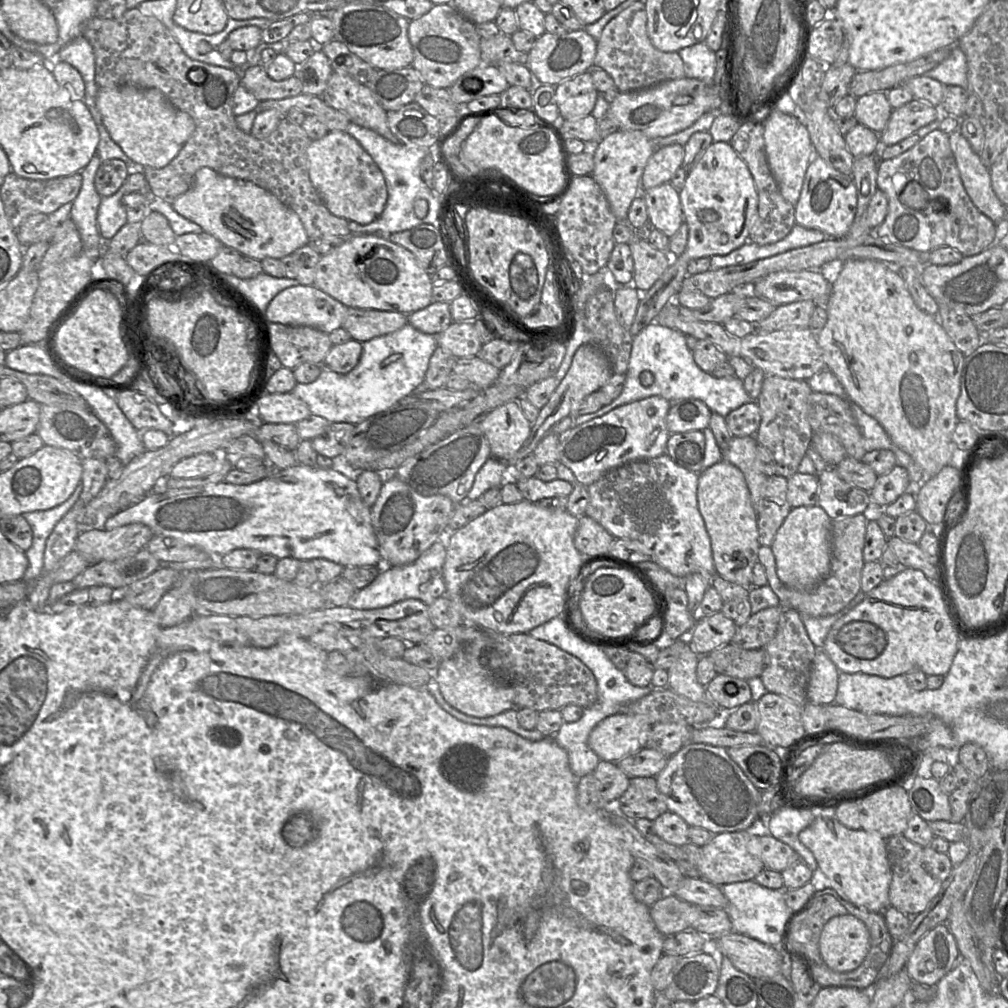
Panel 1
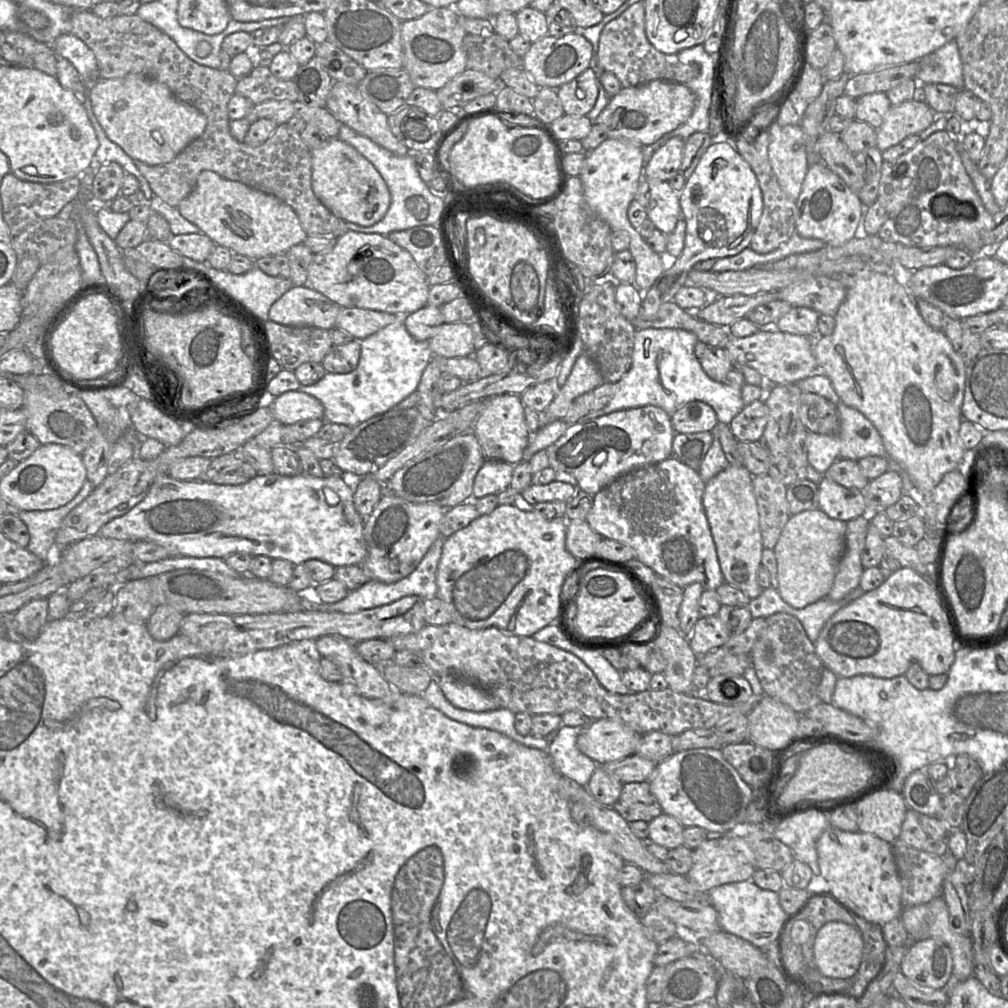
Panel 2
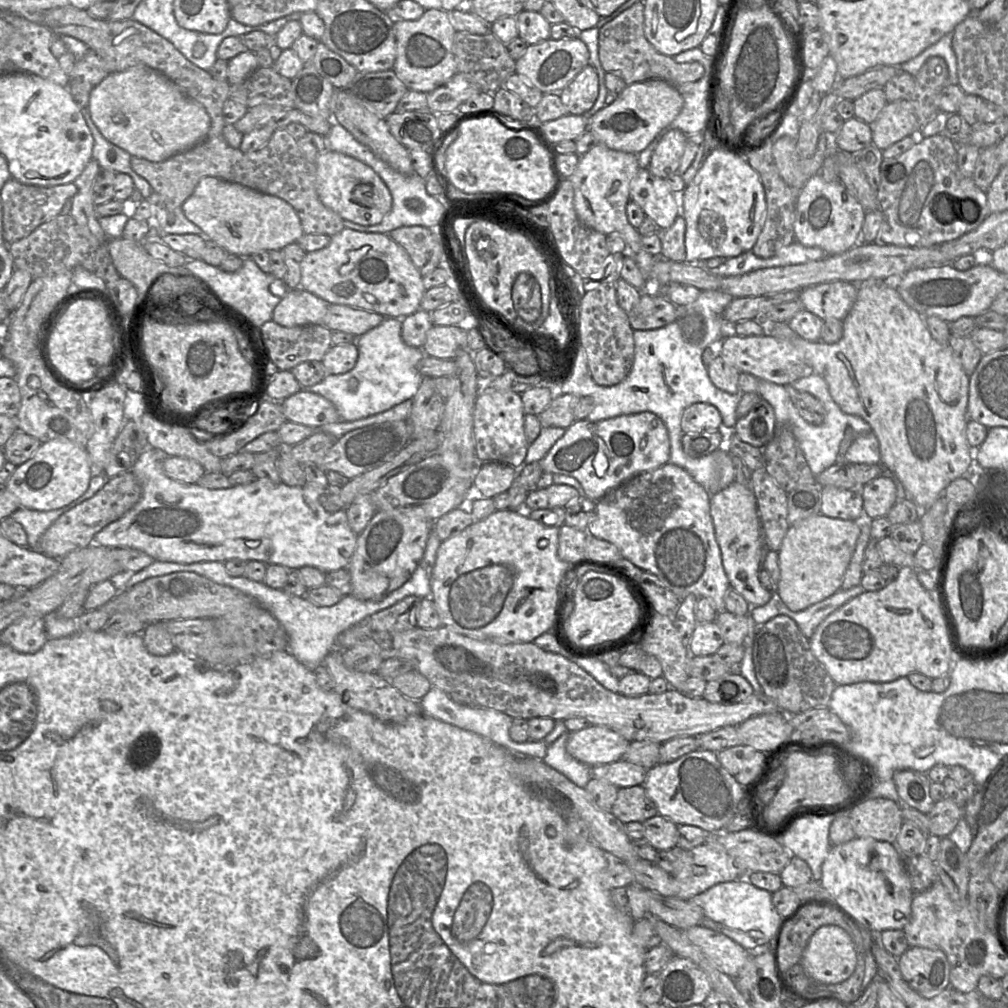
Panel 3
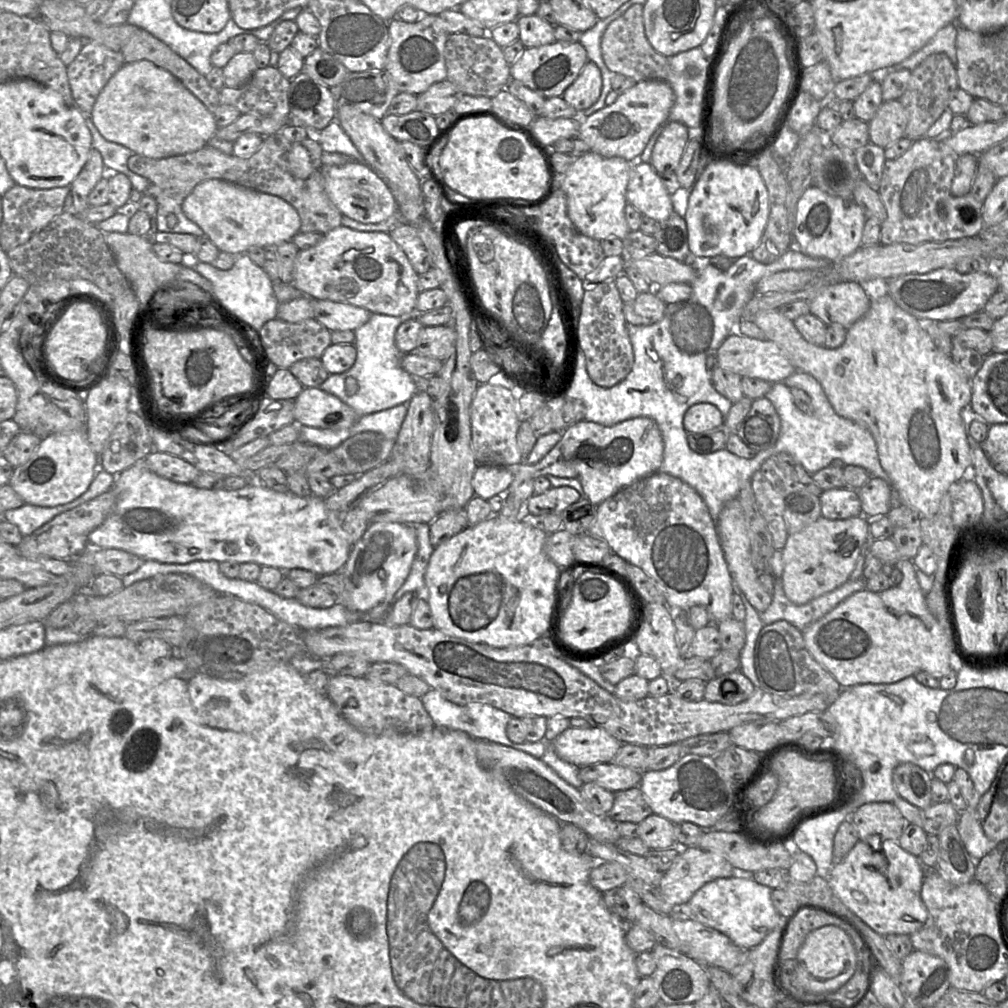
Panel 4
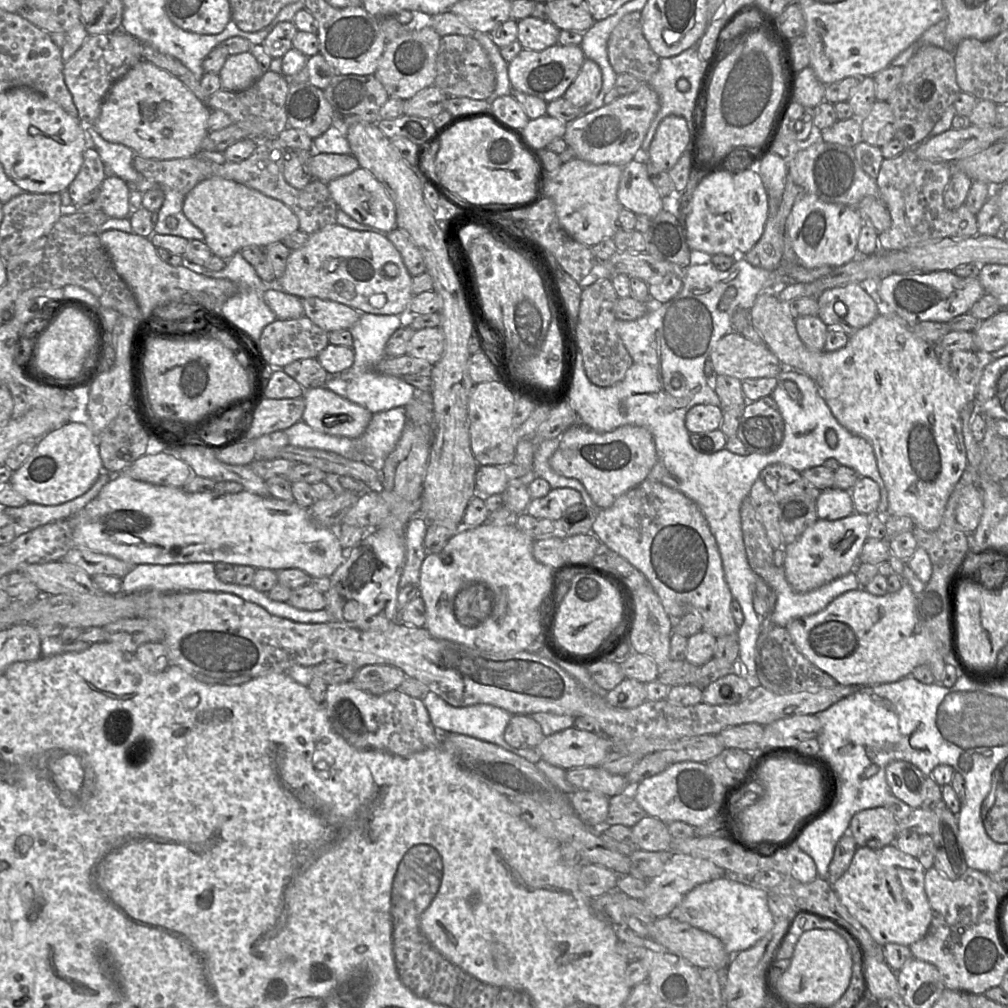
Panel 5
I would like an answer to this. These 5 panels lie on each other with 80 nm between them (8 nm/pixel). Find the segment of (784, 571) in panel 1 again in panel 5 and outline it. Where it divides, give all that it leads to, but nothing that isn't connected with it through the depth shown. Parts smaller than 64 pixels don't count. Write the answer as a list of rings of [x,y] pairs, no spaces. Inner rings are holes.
[[[854,512],[842,519],[819,519],[794,542],[784,545],[785,576],[797,593],[815,590],[854,571],[863,545],[868,540],[871,516]]]

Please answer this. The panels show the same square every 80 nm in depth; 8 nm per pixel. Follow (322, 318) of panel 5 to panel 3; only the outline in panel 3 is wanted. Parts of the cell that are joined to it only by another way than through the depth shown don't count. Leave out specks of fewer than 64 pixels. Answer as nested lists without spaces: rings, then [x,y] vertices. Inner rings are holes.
[[[330,304],[323,325],[331,331],[342,331],[359,337],[378,326],[386,317],[359,307]]]

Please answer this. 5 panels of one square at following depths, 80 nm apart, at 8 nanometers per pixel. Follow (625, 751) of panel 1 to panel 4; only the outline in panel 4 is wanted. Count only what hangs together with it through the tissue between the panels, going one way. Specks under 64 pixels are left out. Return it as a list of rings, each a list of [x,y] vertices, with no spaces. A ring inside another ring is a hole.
[[[592,726],[587,729],[567,728],[551,743],[556,755],[578,768],[597,763],[610,763],[622,746],[604,729]]]

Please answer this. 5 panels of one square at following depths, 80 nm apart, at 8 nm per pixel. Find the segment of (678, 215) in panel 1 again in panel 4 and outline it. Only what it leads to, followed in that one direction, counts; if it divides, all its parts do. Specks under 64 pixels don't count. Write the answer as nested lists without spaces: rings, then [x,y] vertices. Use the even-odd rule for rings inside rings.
[[[631,162],[631,177],[626,190],[626,201],[643,215],[662,222],[674,212],[667,192],[650,163]]]

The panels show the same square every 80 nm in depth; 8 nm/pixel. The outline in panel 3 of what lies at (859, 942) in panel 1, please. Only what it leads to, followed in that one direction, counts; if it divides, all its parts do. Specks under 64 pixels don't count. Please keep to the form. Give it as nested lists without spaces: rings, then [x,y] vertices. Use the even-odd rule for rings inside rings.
[[[836,925],[820,927],[809,939],[801,958],[805,974],[823,984],[838,984],[852,976],[858,952],[849,933]]]

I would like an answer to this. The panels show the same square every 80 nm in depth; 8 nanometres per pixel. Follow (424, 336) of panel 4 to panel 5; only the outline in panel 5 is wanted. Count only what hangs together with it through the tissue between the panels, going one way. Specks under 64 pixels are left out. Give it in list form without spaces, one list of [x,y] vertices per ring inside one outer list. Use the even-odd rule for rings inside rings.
[[[423,328],[413,333],[408,343],[407,354],[435,365],[442,358],[444,349],[445,337],[441,328]]]

